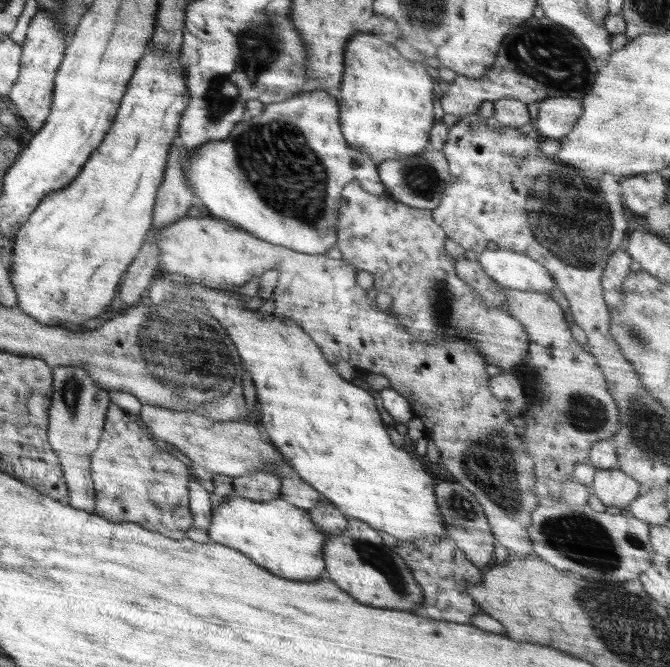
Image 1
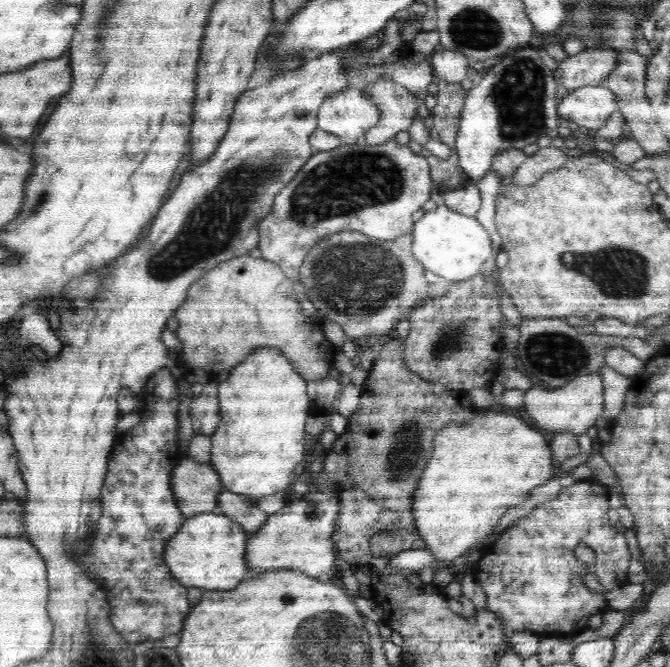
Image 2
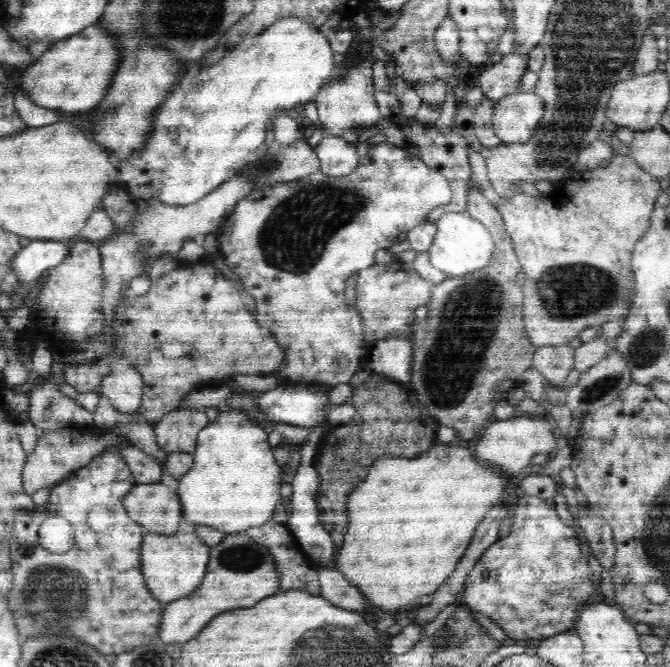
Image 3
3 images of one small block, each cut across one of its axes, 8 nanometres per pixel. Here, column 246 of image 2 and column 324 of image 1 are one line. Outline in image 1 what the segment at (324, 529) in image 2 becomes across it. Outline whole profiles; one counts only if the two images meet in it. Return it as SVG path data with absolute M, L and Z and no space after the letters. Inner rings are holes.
M375 528L346 529L336 535L329 534L323 559L327 578L362 604L398 610L412 610L421 605L423 589L413 579L404 560L383 544Z

